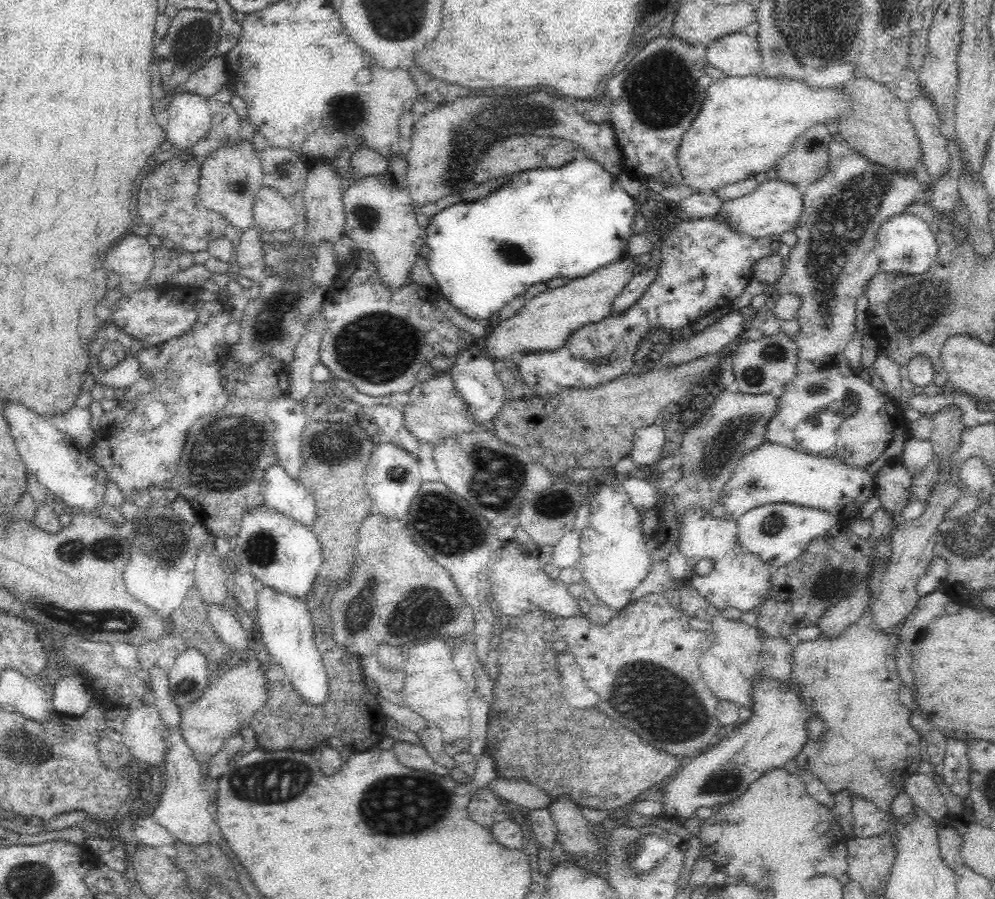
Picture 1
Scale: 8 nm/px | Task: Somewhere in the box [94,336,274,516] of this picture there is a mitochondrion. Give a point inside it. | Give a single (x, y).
(225, 455)

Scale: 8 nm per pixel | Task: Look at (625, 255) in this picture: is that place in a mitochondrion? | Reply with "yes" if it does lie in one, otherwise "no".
no

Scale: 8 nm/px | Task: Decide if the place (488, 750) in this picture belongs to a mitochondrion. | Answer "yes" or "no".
no

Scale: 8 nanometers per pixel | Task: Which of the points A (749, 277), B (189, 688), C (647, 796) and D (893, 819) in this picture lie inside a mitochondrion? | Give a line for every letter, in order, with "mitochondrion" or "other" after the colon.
A: other
B: other
C: other
D: other

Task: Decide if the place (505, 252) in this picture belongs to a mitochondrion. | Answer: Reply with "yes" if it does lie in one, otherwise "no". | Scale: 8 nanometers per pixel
yes

